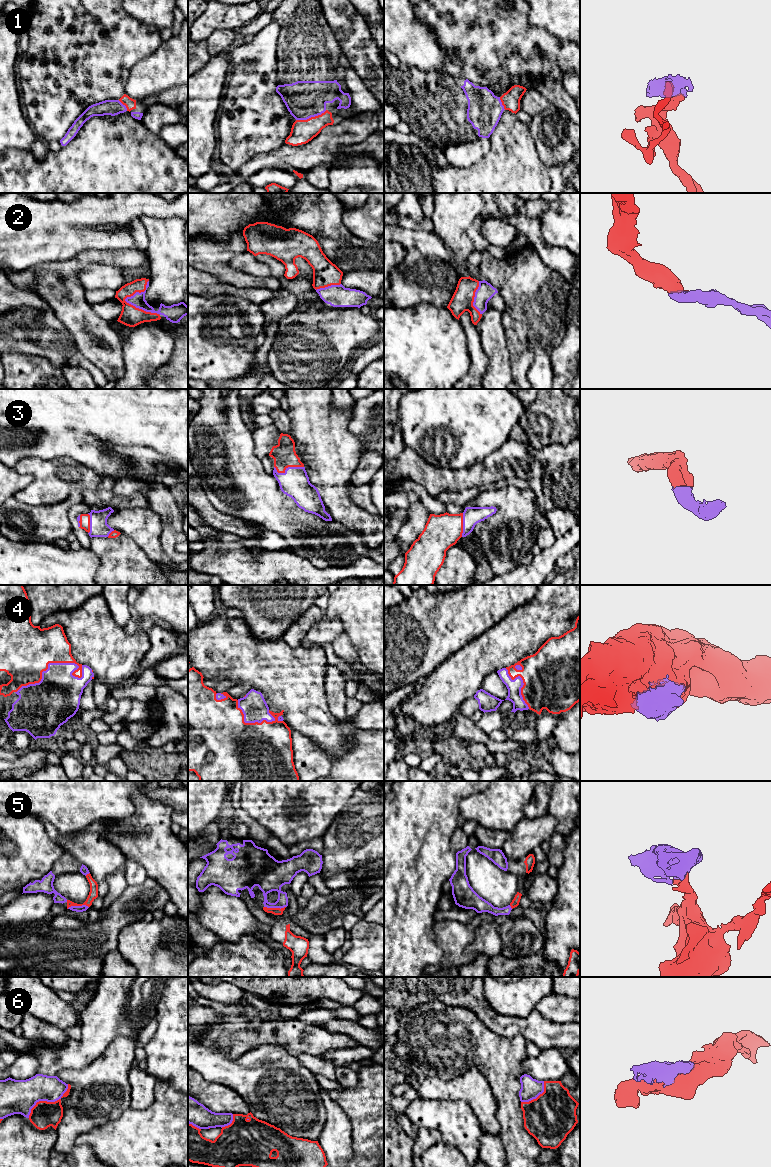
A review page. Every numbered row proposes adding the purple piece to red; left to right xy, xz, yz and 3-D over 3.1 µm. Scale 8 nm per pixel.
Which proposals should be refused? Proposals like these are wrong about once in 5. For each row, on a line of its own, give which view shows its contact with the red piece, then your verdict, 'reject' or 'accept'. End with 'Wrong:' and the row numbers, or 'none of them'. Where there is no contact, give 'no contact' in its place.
1: xz | accept
2: xy | accept
3: xz | accept
4: xy | accept
5: xz | accept
6: xy | accept
Wrong: none of them

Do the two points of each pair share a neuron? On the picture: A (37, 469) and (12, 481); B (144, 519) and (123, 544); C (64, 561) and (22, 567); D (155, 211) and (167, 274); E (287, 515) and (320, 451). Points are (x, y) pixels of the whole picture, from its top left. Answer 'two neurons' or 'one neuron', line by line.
A: two neurons
B: two neurons
C: one neuron
D: two neurons
E: two neurons

